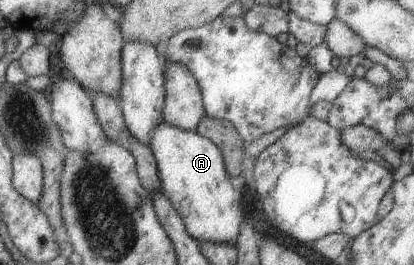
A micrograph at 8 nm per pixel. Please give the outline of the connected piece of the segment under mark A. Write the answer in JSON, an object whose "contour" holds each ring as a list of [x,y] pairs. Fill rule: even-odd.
{"contour":[[[157,123],[151,129],[151,139],[148,145],[155,157],[156,173],[161,181],[162,193],[166,195],[177,215],[181,217],[185,231],[199,243],[227,243],[236,245],[239,225],[244,221],[241,205],[241,194],[229,183],[229,175],[225,171],[225,165],[221,150],[209,139],[201,137],[197,132],[185,131],[173,127],[168,123]]]}

